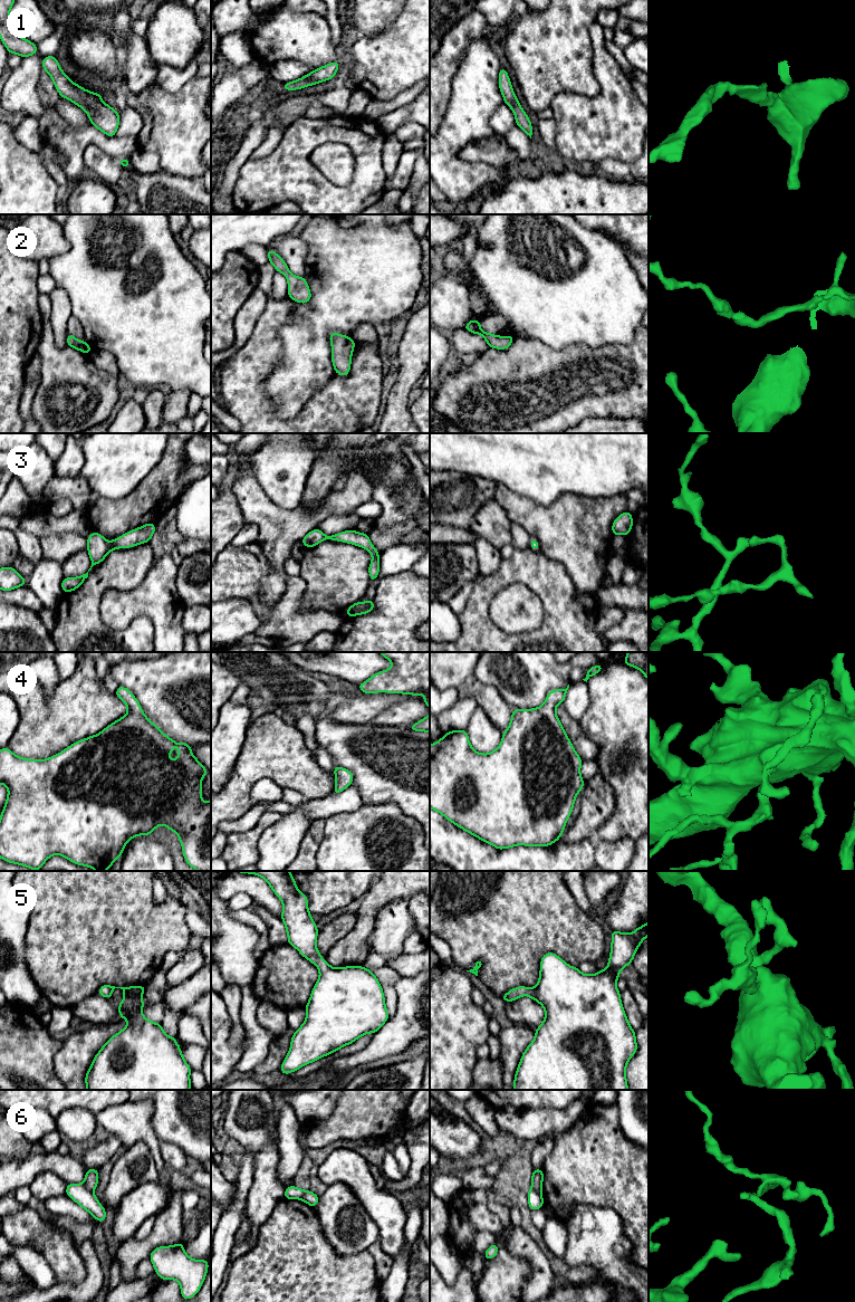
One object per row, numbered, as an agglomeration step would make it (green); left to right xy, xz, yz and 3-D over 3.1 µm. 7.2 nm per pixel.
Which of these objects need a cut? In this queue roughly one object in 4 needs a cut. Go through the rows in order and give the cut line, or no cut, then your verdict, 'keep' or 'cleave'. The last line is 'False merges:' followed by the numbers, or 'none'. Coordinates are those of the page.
1: no cut; keep
2: no cut; keep
3: no cut; keep
4: no cut; keep
5: no cut; keep
6: cut in xy along (82, 1184), (92, 1193); cleave
False merges: 6

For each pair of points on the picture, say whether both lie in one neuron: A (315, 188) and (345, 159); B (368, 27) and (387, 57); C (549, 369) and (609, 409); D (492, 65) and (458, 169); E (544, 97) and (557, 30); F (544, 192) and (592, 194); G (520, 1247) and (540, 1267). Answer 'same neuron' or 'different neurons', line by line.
A: different neurons
B: different neurons
C: same neuron
D: same neuron
E: same neuron
F: same neuron
G: same neuron

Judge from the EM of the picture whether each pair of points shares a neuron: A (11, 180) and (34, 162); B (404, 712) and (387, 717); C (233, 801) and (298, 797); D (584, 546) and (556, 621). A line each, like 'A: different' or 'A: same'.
A: same
B: same
C: different
D: different

